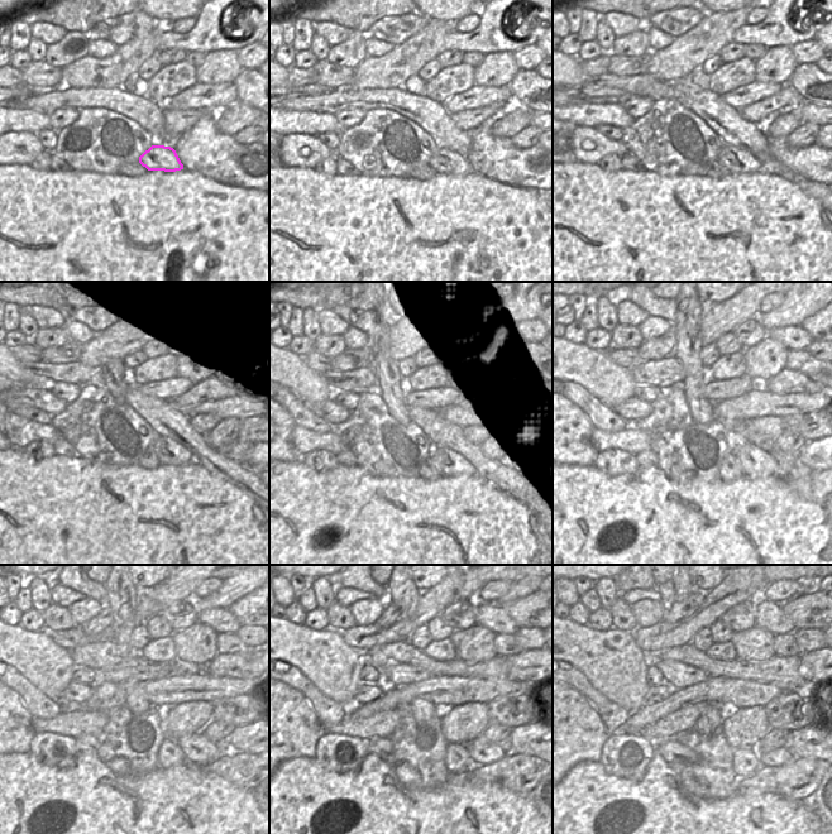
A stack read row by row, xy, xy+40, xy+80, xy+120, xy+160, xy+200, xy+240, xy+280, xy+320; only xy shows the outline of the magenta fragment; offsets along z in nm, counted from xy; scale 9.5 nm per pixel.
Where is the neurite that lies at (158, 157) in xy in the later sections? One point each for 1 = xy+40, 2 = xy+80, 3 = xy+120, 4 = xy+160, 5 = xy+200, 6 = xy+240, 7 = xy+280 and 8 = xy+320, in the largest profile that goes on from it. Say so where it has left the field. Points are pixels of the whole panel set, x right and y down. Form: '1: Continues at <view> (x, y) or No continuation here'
1: Continues at xy+40 (445, 161)
2: Continues at xy+80 (731, 161)
3: Continues at xy+120 (170, 449)
4: Continues at xy+160 (467, 458)
5: Continues at xy+200 (756, 463)
6: Continues at xy+240 (197, 749)
7: Continues at xy+280 (483, 753)
8: Continues at xy+320 (778, 757).

